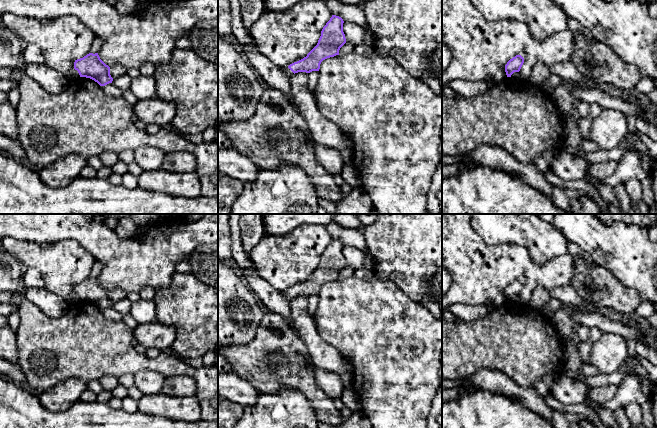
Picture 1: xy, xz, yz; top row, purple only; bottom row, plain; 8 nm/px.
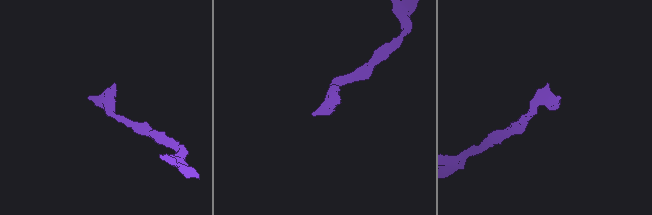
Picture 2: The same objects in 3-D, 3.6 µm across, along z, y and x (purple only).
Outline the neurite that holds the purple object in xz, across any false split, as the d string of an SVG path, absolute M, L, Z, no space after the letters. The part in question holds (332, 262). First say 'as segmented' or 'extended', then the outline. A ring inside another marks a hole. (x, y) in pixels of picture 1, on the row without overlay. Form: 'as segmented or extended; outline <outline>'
extended; outline M332 239L321 255L317 269L303 283L282 293L291 301L298 296L319 295L323 284L339 279L340 272L346 267L343 256L343 243Z

